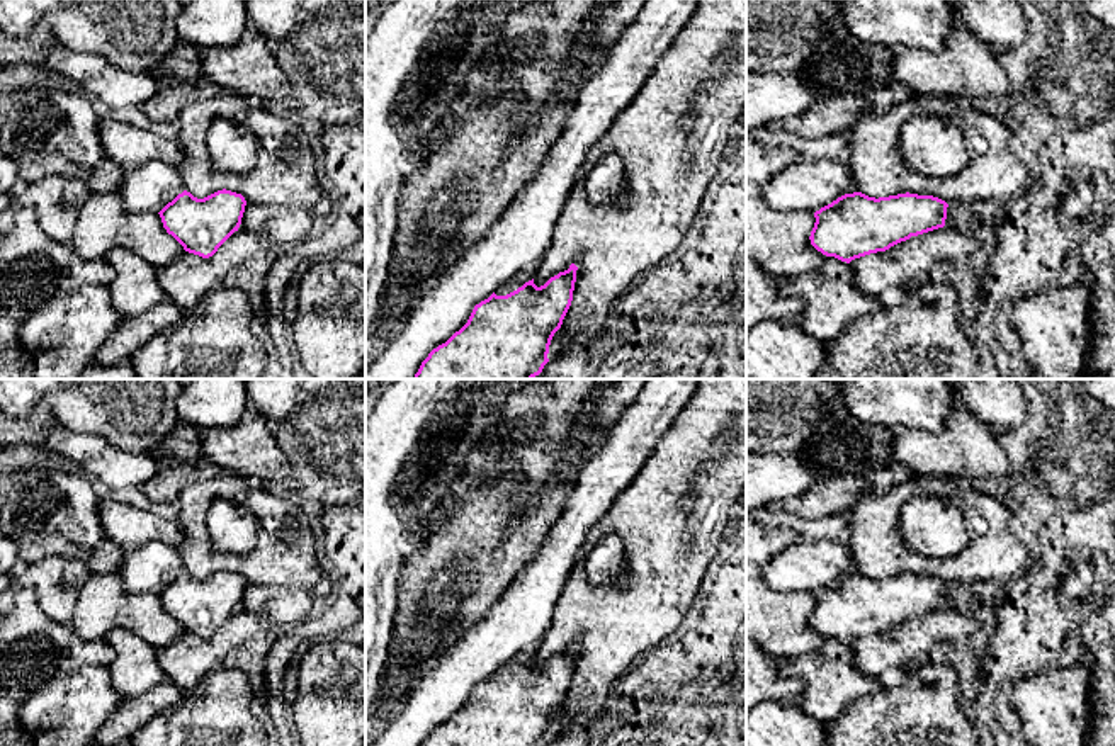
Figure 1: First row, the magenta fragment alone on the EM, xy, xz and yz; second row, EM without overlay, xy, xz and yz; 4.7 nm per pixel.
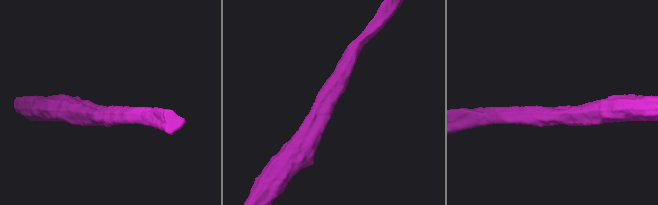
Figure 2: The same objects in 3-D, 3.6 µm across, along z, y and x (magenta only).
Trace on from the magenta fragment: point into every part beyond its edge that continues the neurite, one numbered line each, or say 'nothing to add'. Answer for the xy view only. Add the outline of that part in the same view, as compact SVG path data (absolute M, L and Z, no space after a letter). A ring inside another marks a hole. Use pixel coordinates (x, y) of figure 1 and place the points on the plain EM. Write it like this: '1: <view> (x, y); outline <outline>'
nothing to add

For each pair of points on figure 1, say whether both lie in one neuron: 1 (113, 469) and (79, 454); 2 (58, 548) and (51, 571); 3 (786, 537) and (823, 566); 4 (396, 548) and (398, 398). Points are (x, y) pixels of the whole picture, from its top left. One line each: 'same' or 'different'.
1: same
2: different
3: different
4: same

